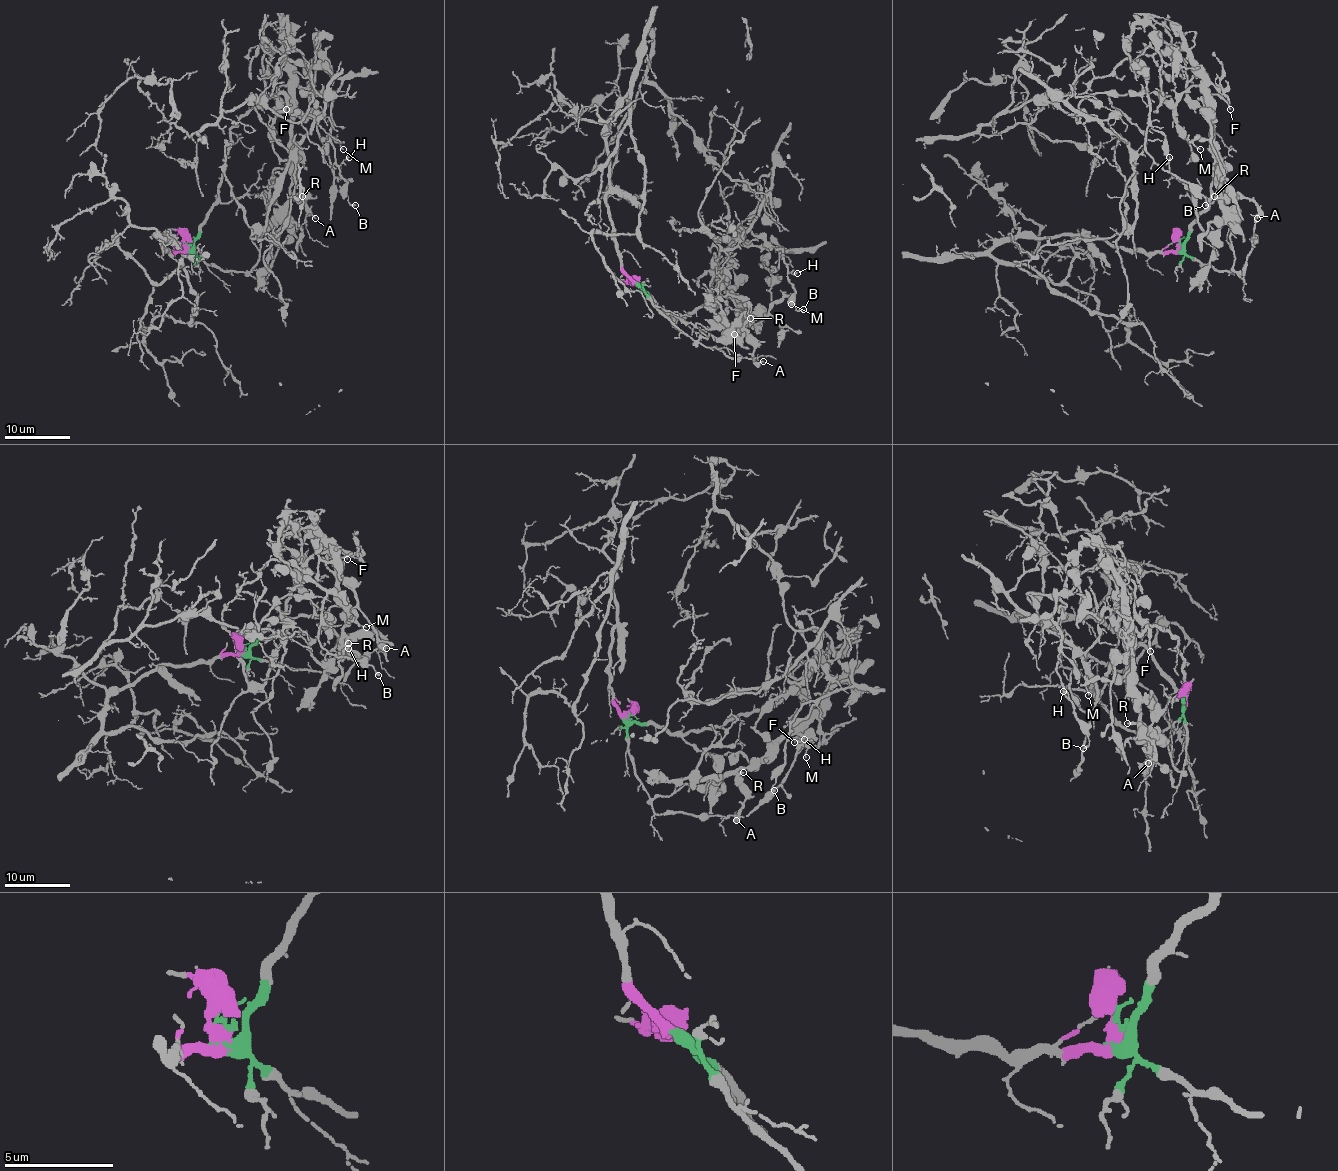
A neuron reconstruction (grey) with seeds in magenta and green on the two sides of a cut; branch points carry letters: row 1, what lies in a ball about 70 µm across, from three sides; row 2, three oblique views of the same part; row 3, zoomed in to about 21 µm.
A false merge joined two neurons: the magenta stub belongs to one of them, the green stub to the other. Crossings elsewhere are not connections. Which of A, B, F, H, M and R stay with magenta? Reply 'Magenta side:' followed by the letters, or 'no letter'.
Magenta side: no letter

